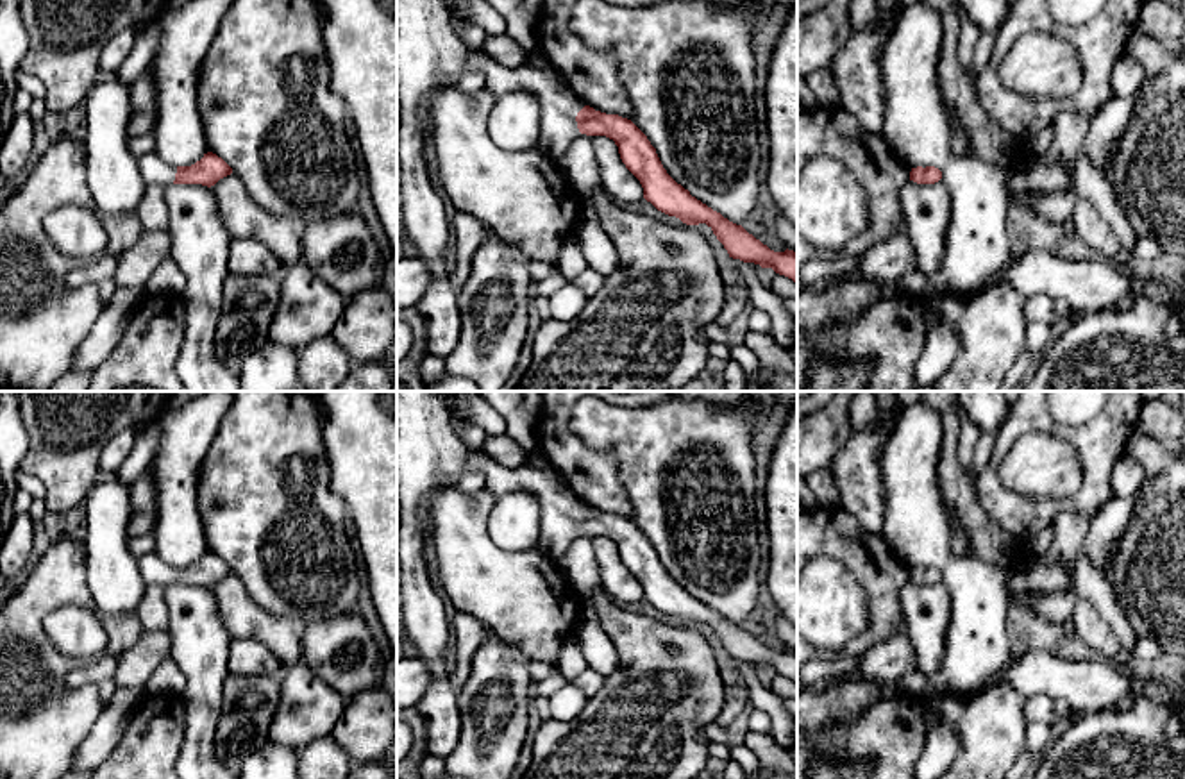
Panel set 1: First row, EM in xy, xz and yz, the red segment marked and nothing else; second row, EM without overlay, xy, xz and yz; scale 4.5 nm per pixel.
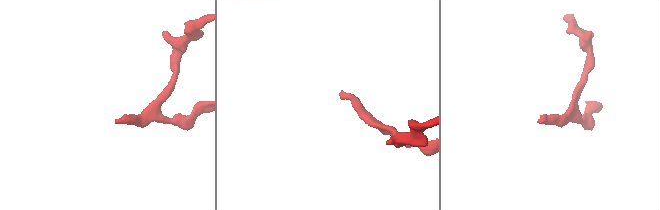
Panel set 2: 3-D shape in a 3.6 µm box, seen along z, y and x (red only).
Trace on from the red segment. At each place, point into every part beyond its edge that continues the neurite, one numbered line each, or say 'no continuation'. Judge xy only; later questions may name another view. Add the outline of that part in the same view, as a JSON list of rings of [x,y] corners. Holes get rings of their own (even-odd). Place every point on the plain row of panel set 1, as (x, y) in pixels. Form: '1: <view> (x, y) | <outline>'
1: xy (156, 572) | [[[155,550],[139,557],[139,572],[147,586],[173,584],[177,568],[170,566]]]

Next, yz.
no continuation

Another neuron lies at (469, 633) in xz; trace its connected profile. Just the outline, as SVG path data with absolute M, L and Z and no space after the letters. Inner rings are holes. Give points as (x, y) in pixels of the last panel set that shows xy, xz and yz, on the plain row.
M458 609L450 616L456 665L449 672L449 683L456 691L459 691L466 683L472 670L472 659L483 647L488 632L490 627L484 622L463 609Z

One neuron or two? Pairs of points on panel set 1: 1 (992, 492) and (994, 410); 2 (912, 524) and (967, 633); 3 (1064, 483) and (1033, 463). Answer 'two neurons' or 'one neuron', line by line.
1: two neurons
2: one neuron
3: one neuron

